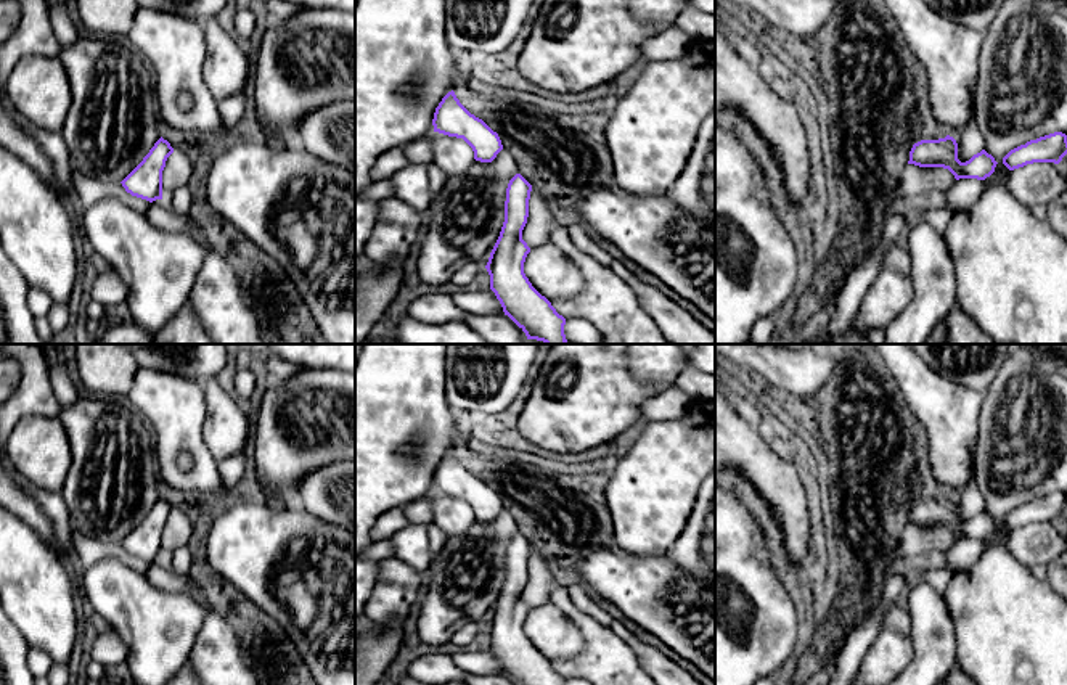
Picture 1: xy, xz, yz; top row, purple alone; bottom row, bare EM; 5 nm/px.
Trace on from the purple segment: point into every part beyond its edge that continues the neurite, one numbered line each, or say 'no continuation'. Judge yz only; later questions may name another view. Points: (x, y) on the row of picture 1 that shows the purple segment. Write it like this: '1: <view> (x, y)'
no continuation

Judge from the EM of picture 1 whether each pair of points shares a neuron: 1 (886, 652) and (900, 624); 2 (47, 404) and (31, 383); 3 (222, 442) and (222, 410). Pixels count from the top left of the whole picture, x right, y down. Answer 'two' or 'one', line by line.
1: one
2: one
3: one

